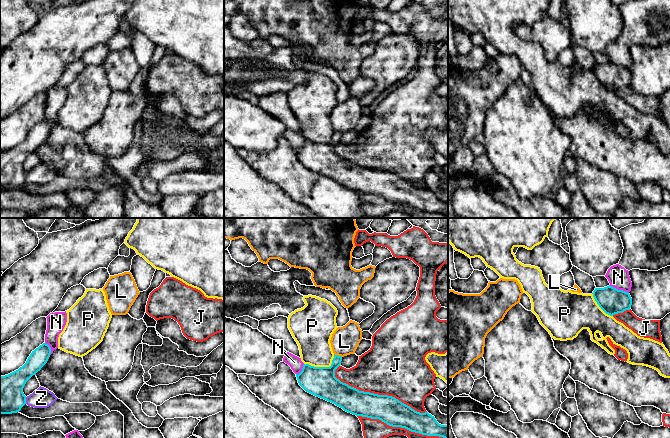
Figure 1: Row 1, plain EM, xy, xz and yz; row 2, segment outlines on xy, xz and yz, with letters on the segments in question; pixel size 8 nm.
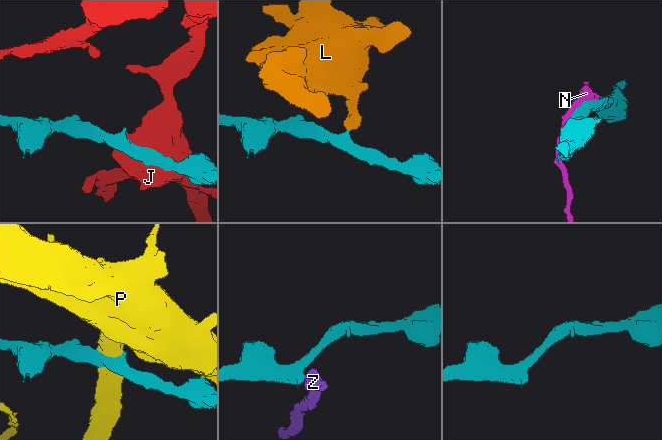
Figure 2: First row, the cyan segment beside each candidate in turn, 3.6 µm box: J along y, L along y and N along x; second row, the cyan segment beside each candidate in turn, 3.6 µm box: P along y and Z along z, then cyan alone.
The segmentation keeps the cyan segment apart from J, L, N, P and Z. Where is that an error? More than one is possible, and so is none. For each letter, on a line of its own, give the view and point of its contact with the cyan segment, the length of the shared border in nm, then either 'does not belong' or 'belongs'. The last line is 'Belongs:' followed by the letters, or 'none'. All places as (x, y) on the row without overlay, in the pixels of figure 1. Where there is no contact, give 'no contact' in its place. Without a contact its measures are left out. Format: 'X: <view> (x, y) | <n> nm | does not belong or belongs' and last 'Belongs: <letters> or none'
J: xz (377, 170) | 800 nm | does not belong
L: xz (337, 131) | 70 nm | does not belong
N: yz (619, 66) | 170 nm | does not belong
P: xz (322, 143) | 260 nm | does not belong
Z: xy (25, 176) | 60 nm | does not belong
Belongs: none

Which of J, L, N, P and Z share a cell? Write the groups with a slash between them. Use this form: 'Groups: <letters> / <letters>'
Groups: J / L / N / P / Z

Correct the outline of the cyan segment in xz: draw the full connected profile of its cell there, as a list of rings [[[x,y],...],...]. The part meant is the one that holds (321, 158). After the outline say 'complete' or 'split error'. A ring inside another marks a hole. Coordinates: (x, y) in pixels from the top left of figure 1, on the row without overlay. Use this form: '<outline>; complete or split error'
[[[334,131],[330,143],[304,140],[302,147],[296,150],[299,161],[306,168],[353,191],[379,195],[392,203],[448,216],[448,201],[439,200],[428,188],[417,188],[395,173],[359,167],[341,158],[335,153],[335,146],[341,141],[341,137],[341,132]]]; complete

